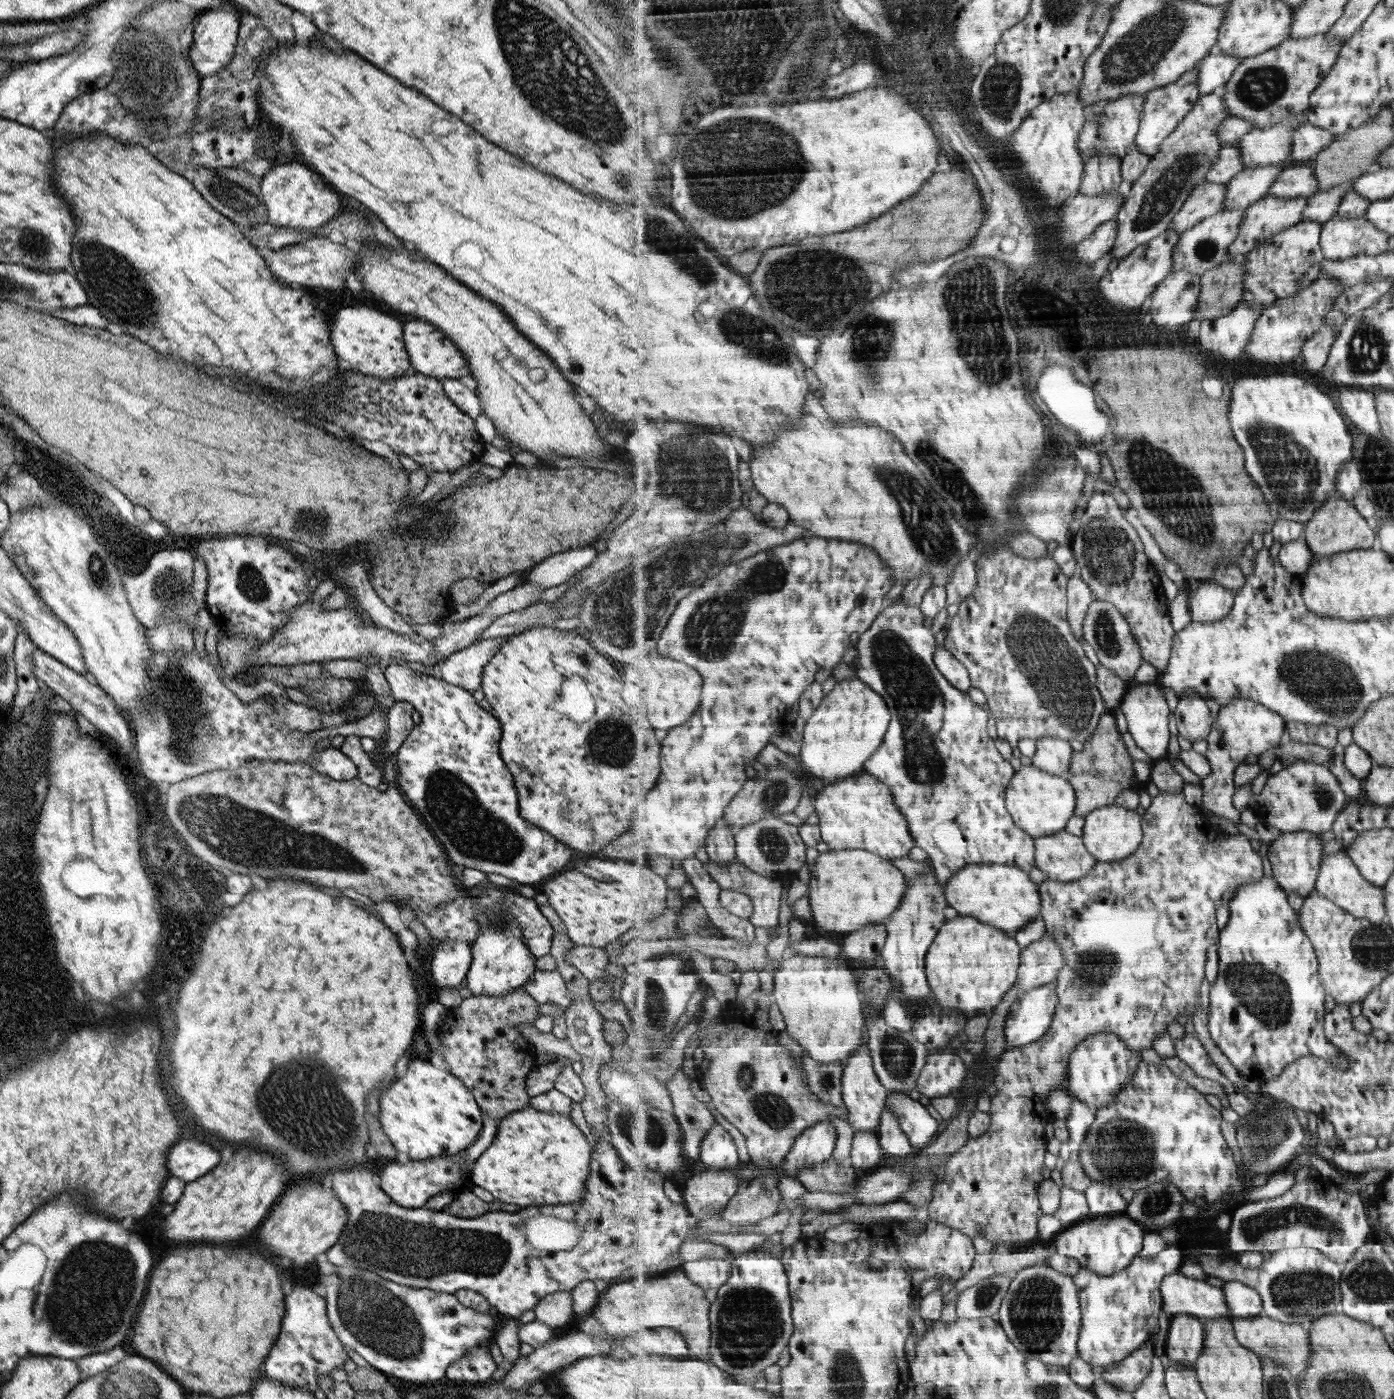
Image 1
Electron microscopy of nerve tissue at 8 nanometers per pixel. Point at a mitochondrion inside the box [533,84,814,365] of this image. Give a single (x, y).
(738, 200)

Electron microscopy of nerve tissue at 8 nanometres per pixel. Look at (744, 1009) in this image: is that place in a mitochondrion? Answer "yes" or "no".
no

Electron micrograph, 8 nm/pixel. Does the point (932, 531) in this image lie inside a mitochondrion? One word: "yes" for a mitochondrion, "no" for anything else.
yes

